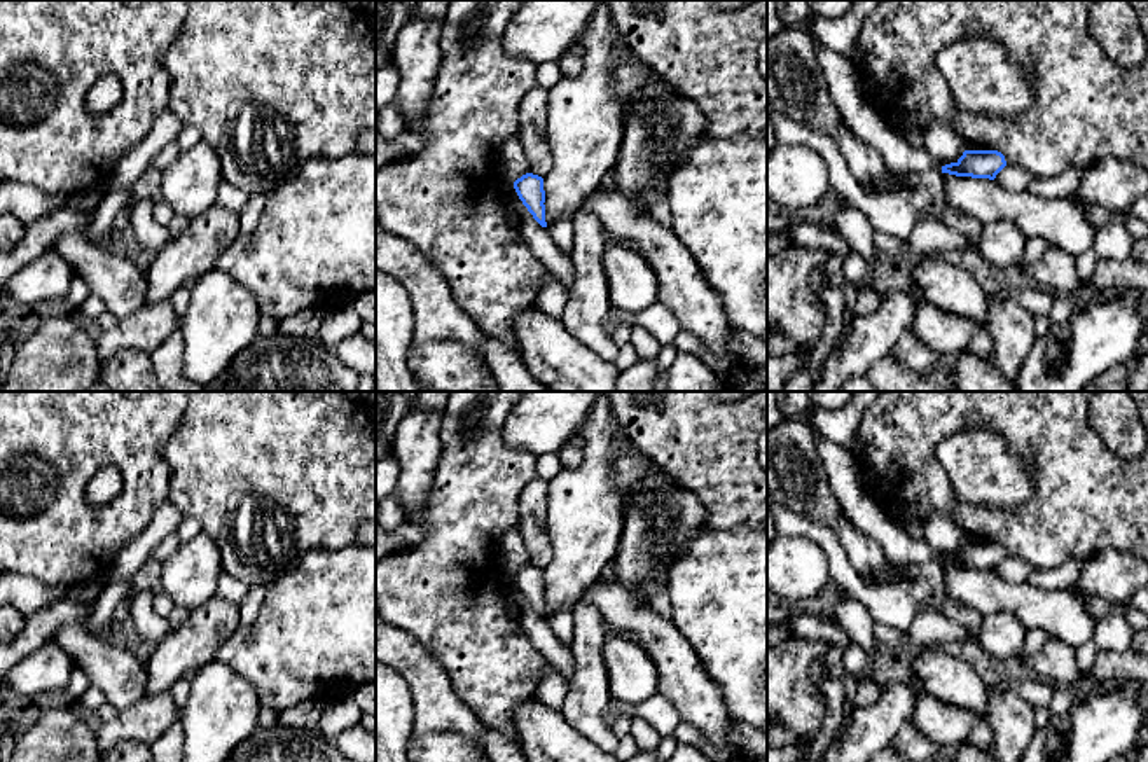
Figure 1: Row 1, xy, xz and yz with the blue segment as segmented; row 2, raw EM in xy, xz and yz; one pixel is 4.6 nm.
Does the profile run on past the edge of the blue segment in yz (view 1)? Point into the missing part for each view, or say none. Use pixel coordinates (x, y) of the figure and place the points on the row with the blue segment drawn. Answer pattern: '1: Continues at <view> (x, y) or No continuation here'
1: No continuation here

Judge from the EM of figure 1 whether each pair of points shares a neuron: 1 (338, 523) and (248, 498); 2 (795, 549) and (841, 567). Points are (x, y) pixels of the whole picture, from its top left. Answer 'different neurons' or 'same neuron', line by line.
1: same neuron
2: different neurons

